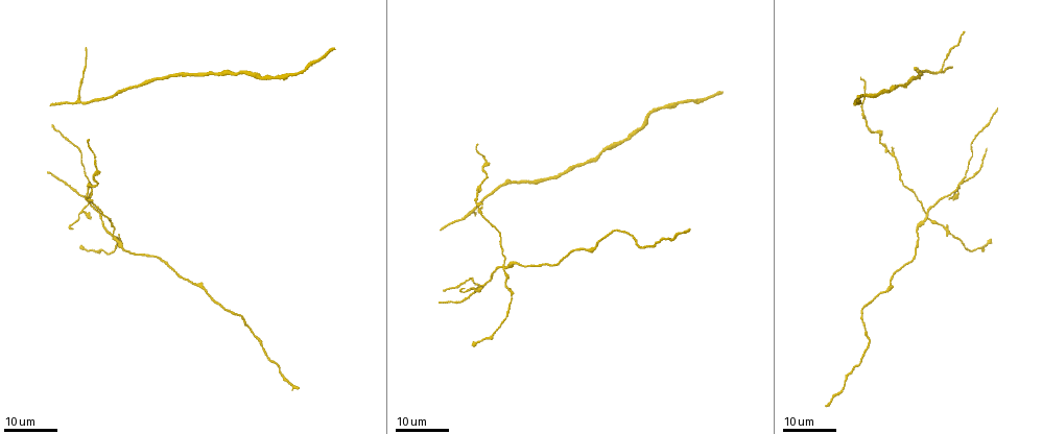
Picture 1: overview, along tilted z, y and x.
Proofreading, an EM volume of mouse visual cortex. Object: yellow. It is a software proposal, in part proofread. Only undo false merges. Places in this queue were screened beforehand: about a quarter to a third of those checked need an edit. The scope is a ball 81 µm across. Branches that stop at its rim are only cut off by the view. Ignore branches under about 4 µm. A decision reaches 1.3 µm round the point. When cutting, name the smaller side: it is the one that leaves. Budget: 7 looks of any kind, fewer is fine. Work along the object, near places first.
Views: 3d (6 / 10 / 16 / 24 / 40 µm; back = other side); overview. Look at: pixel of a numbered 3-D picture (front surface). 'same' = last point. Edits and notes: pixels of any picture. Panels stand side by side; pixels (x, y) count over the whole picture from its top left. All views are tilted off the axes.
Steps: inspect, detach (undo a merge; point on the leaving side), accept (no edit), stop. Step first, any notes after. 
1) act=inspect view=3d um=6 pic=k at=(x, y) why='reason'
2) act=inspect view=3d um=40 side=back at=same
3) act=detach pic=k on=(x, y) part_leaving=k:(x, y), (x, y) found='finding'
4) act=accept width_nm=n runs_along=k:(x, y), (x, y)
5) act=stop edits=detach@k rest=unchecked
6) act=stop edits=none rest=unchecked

act=inspect view=3d um=24 pic=1 at=(926, 214) why='four or more arms meet'

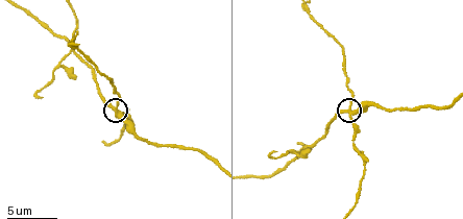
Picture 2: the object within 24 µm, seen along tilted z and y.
act=inspect view=3d um=10 pic=2 at=(116, 111) why='zoom in'

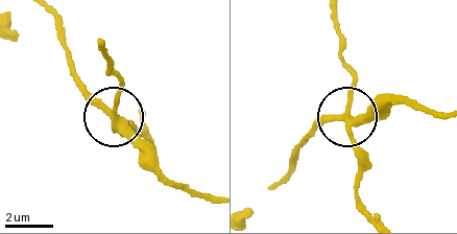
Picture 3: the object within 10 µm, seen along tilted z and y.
act=detach pic=3 on=(116, 95) side_arm_um=29 part_leaving=3:(111, 121), (117, 79), (105, 49) found='a second cell is stuck on'

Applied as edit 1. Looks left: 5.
act=inspect view=overview why='see it whole again'

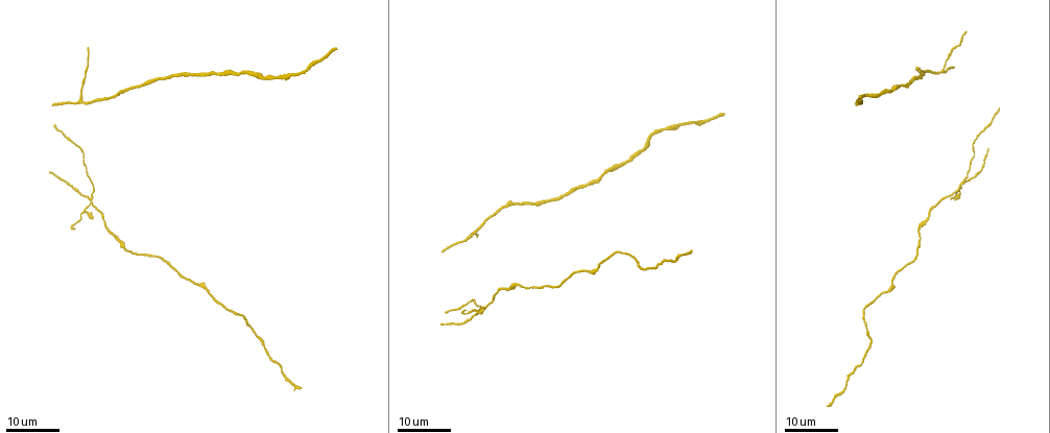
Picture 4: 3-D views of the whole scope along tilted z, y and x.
act=inspect view=3d um=24 pic=4 at=(959, 185)

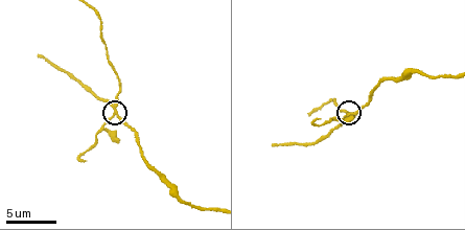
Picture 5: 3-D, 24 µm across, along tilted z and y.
act=inspect view=3d um=6 pic=5 at=(350, 113)

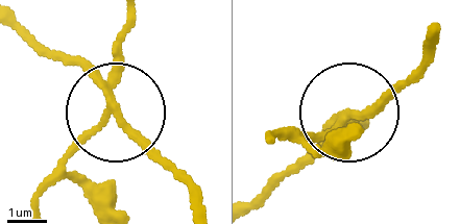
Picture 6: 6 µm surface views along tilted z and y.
act=detach pic=6 on=(123, 35) part_leaving=6:(112, 86), (130, 13) found='a second cell is stuck on'

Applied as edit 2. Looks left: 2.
act=stop edits=detach@3,detach@6 rest=unchecked

